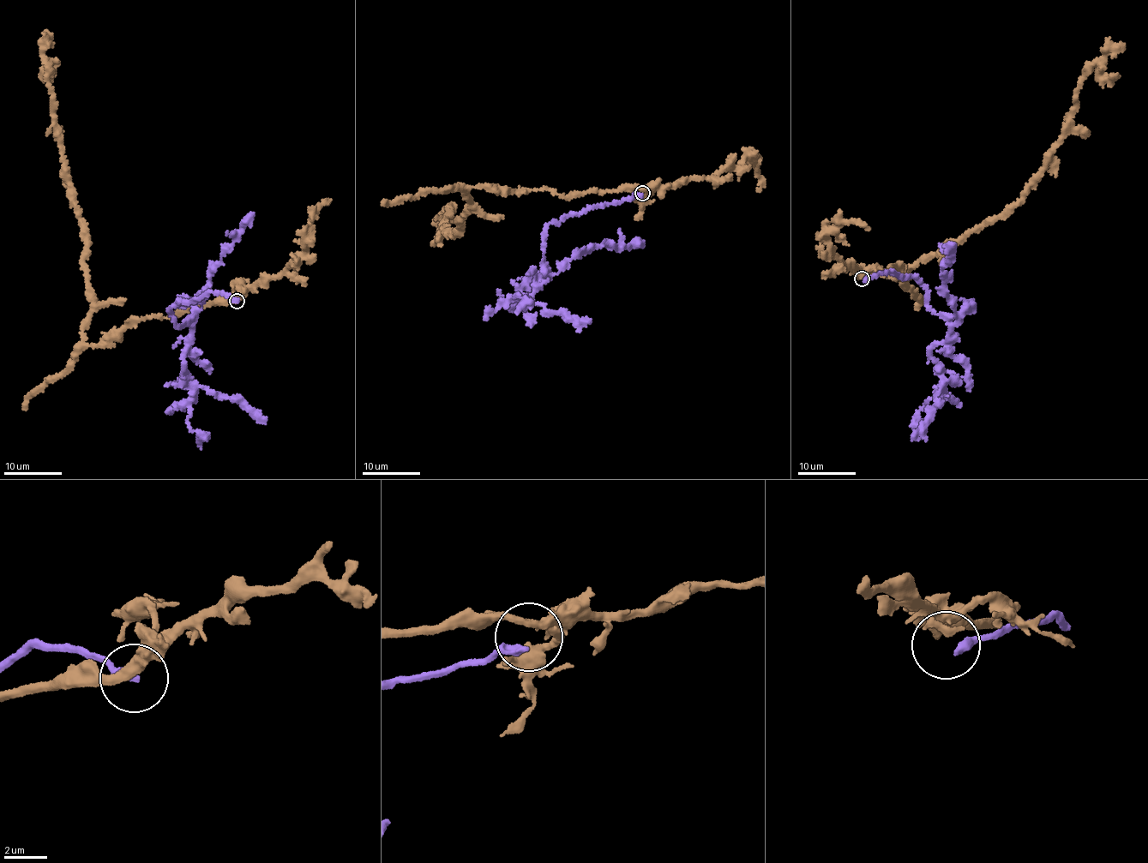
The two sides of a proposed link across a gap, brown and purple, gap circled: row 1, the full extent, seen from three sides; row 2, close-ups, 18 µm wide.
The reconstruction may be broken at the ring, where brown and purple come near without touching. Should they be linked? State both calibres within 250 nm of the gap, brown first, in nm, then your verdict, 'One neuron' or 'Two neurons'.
Thickness 380 nm (brown) against 320 nm. Two neurons

